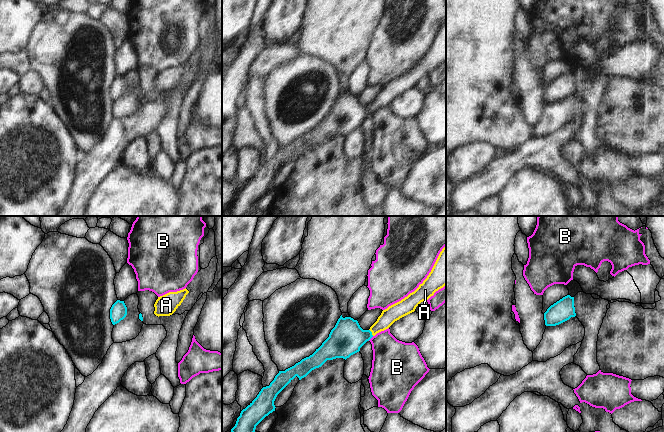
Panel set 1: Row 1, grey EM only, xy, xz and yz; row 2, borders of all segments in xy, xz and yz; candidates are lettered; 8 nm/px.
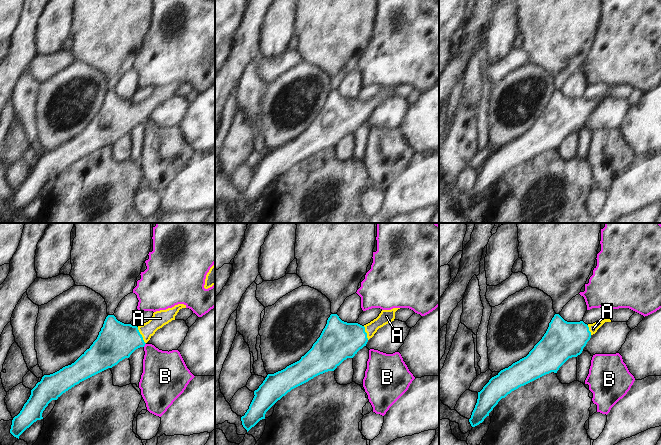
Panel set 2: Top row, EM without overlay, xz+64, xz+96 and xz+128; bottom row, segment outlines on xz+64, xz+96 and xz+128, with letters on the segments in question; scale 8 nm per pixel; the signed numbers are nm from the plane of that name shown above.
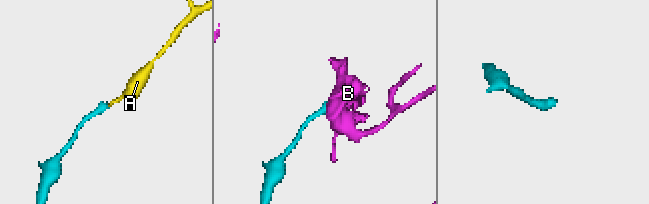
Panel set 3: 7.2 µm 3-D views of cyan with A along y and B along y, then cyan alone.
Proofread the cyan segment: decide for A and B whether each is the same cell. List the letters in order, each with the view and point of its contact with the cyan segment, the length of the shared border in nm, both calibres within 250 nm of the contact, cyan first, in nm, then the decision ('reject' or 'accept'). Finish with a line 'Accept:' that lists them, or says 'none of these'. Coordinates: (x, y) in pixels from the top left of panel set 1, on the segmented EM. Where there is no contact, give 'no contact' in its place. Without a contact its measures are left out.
A: xz (371, 332) | 70 nm | 280/130 nm | accept
B: xz (370, 338) | 60 nm | 280/320 nm | reject
Accept: A

